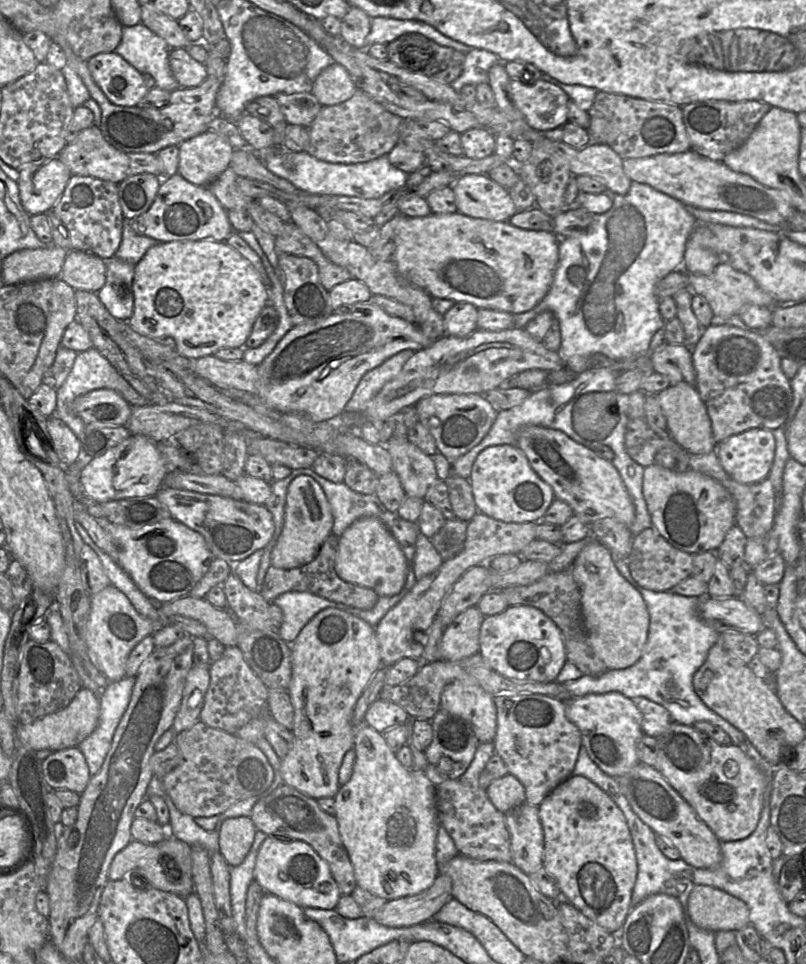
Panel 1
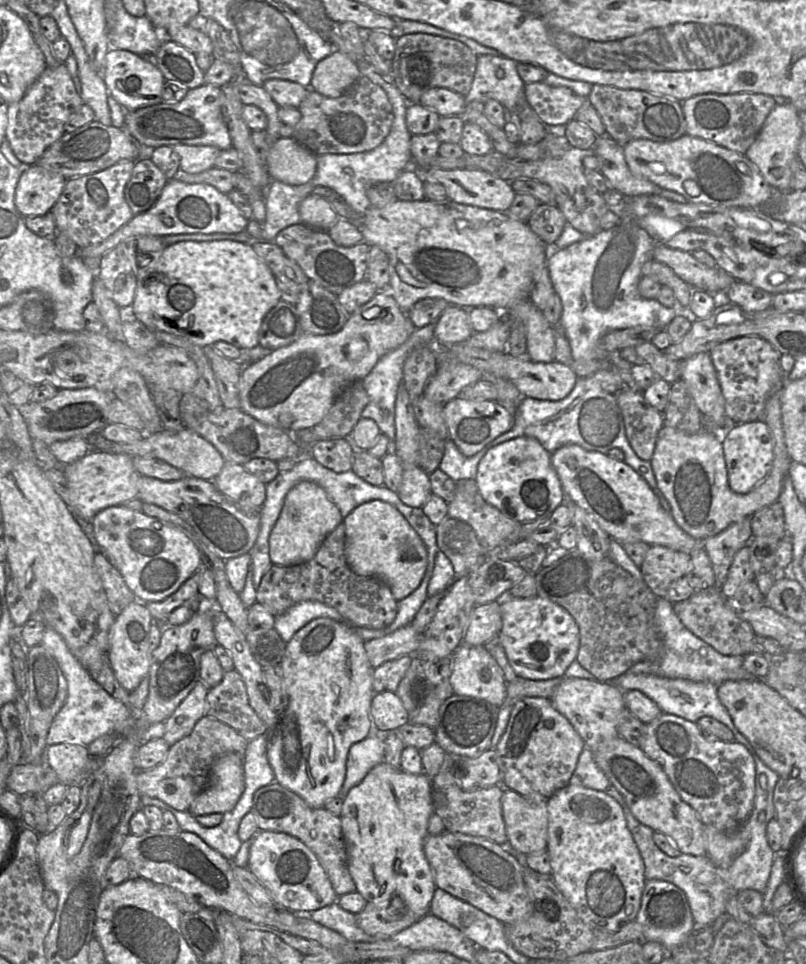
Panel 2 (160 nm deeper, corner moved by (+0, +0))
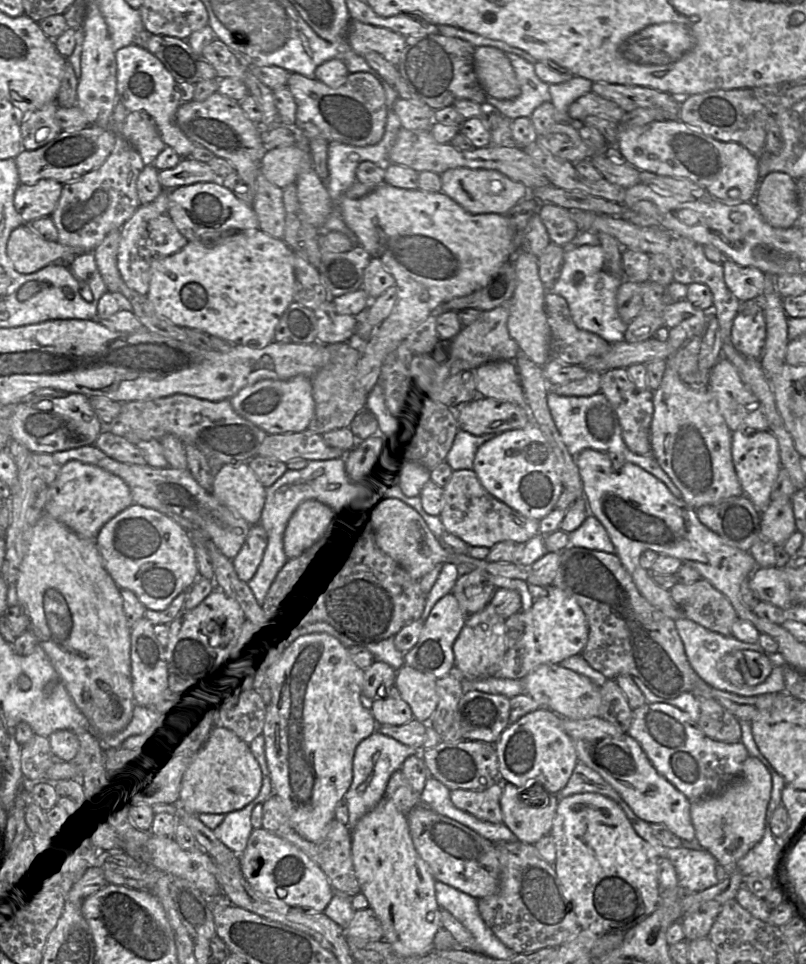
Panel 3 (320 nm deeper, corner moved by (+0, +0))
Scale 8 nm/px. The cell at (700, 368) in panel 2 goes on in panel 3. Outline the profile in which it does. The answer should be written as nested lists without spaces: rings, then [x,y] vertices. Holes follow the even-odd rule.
[[[721,357],[709,373],[708,392],[715,398],[718,409],[731,432],[768,431],[768,422],[758,397],[747,387],[736,367]]]

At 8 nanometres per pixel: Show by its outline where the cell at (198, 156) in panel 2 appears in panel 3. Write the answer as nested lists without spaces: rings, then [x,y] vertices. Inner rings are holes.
[[[130,44],[115,52],[117,64],[117,93],[129,112],[145,111],[155,121],[159,135],[166,146],[172,147],[182,158],[189,158],[196,144],[177,126],[175,115],[183,103],[175,90],[171,73],[162,62],[145,48]]]

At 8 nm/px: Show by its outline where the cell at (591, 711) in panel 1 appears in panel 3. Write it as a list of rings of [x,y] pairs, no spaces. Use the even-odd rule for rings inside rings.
[[[541,664],[522,679],[526,694],[562,718],[580,720],[599,716],[600,687],[582,674],[558,664]]]

